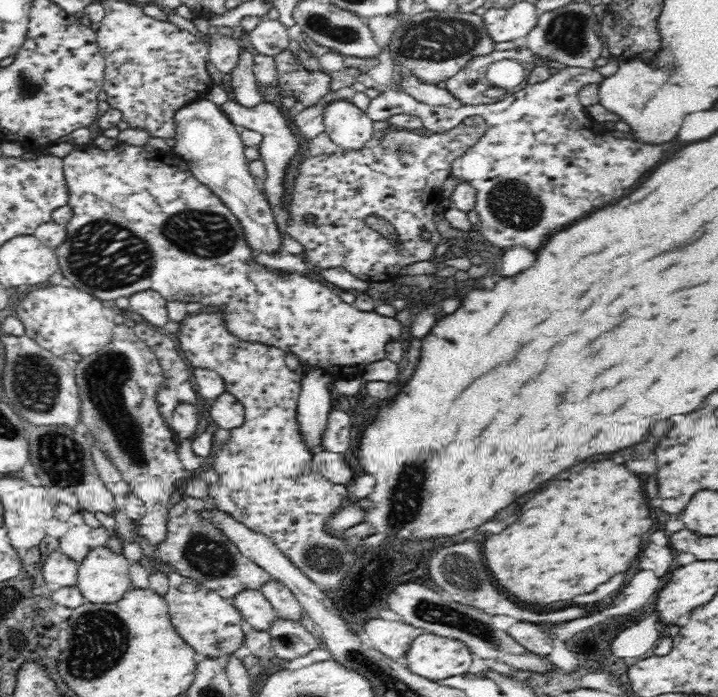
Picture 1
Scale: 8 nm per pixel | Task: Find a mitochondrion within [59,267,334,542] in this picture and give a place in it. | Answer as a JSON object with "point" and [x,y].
{"point":[105,377]}

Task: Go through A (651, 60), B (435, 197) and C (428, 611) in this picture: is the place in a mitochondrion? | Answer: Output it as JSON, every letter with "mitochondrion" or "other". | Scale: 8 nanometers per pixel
{"A":"other","B":"other","C":"mitochondrion"}

